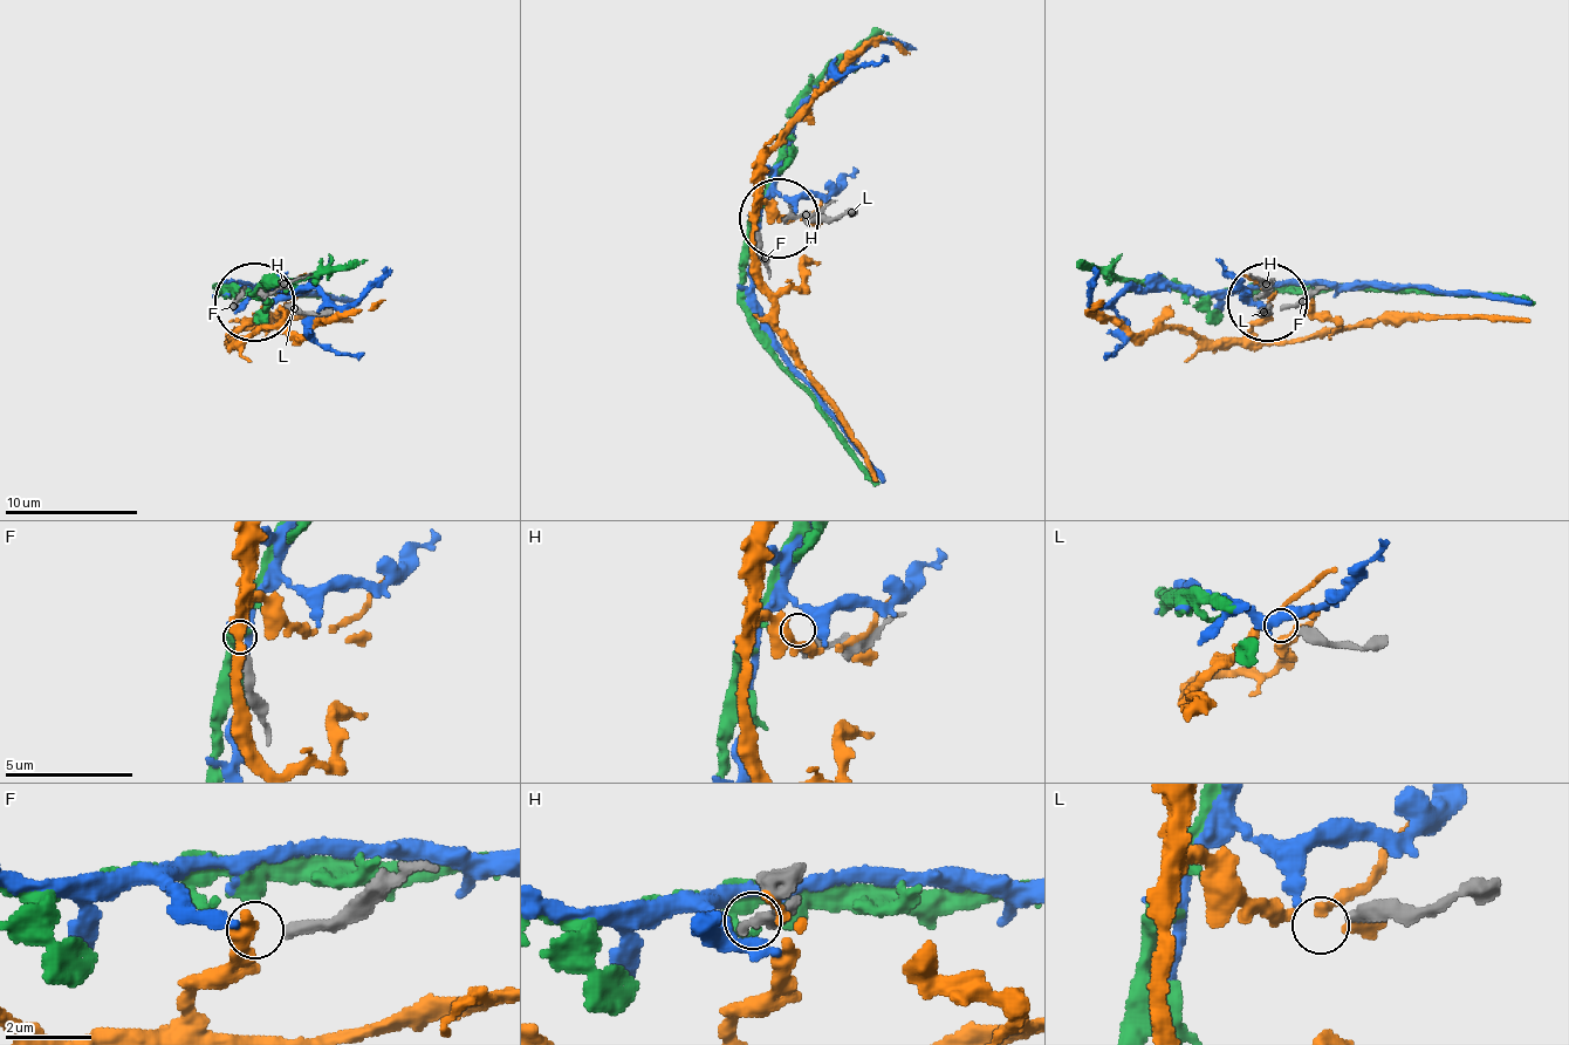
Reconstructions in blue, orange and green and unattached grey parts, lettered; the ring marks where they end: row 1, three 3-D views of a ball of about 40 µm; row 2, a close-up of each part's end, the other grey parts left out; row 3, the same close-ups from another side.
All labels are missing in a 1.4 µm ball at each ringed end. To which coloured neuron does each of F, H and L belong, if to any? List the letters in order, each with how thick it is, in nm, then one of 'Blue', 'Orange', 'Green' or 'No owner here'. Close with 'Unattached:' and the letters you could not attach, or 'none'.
F: Thickness 320 nm. No owner here
H: Thickness 180 nm. Green
L: Thickness 360 nm. No owner here
Unattached: F, L

